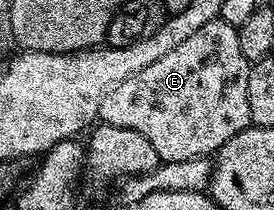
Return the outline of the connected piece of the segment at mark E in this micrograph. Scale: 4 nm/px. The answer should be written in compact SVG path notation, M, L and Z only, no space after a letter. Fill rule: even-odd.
M214 19L197 33L192 33L182 45L177 45L165 53L165 57L153 61L153 65L145 65L139 73L133 73L121 81L105 97L101 97L99 119L106 126L133 129L133 133L141 133L149 145L157 152L160 163L169 161L189 161L214 156L237 133L251 126L249 117L249 69L245 53L241 53L239 28L229 25L223 19Z

